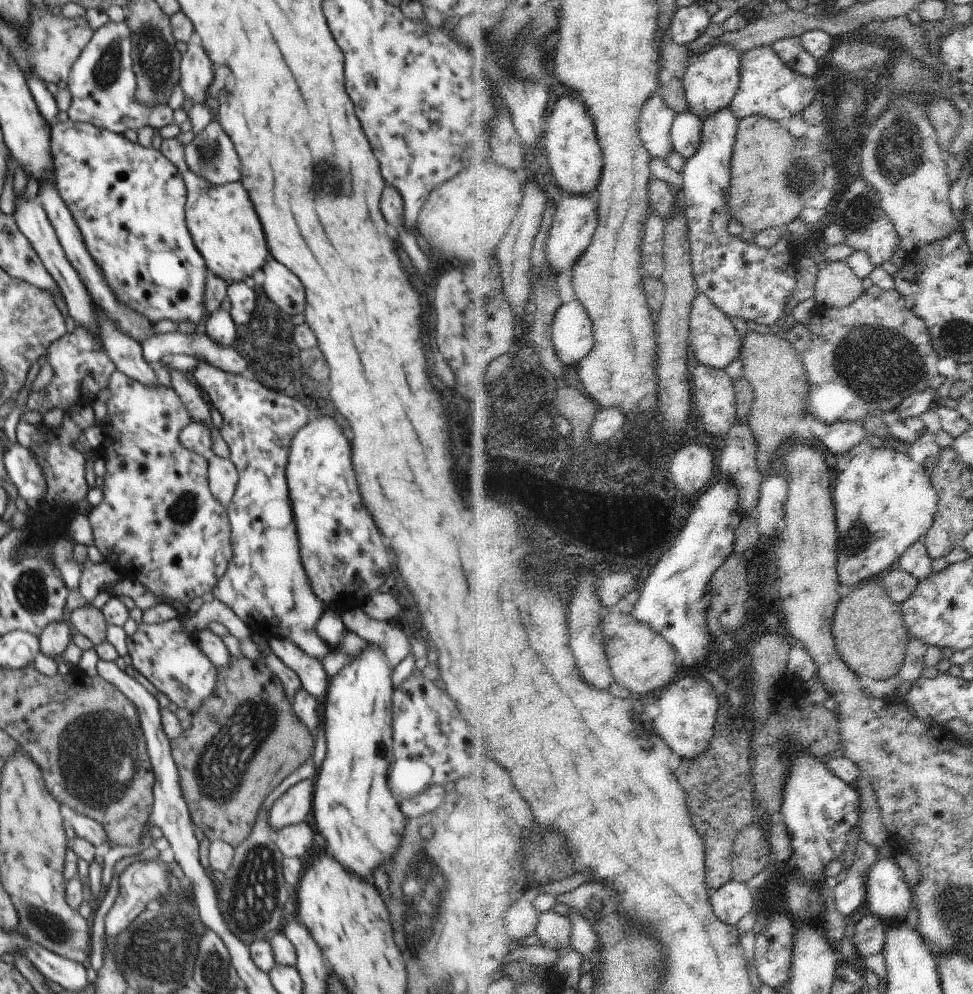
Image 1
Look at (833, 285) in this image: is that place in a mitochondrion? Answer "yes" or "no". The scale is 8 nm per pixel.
no

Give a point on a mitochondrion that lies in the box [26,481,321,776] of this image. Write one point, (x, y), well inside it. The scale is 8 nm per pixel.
(183, 508)

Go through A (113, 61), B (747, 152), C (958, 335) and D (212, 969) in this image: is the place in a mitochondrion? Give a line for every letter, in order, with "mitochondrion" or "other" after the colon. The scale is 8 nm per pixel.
A: mitochondrion
B: other
C: mitochondrion
D: mitochondrion

